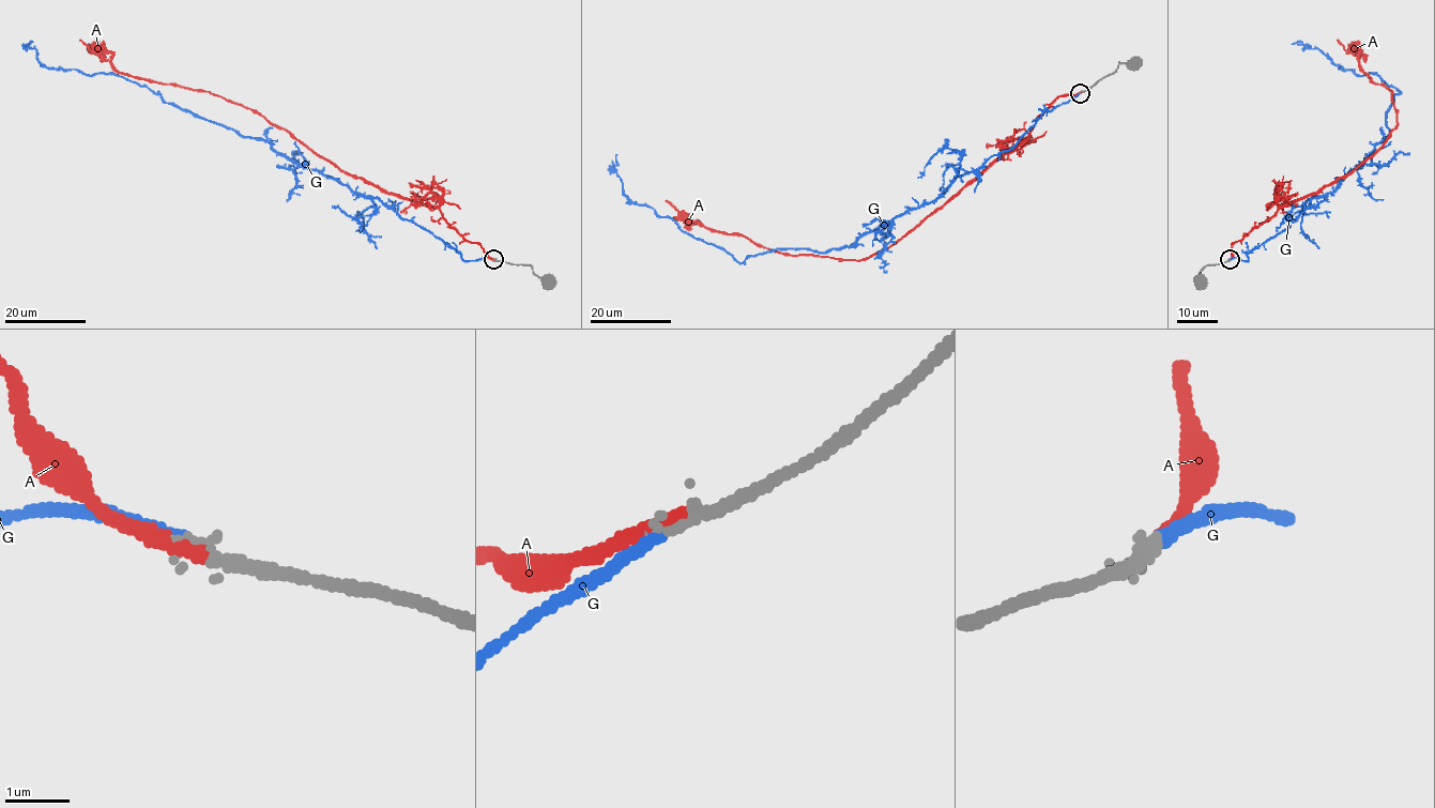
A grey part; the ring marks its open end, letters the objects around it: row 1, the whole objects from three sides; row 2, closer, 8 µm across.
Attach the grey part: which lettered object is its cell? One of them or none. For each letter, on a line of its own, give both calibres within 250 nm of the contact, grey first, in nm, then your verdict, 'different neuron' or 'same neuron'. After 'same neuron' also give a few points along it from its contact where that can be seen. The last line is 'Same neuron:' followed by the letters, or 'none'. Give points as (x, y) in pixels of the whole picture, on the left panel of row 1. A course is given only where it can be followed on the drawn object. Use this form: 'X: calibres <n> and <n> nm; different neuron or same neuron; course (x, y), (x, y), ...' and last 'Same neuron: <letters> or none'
A: calibres 240 and 240 nm; different neuron
G: calibres 240 and 200 nm; same neuron; course (493, 259), (464, 260), (375, 198), (138, 84), (48, 69), (31, 44)
Same neuron: G

